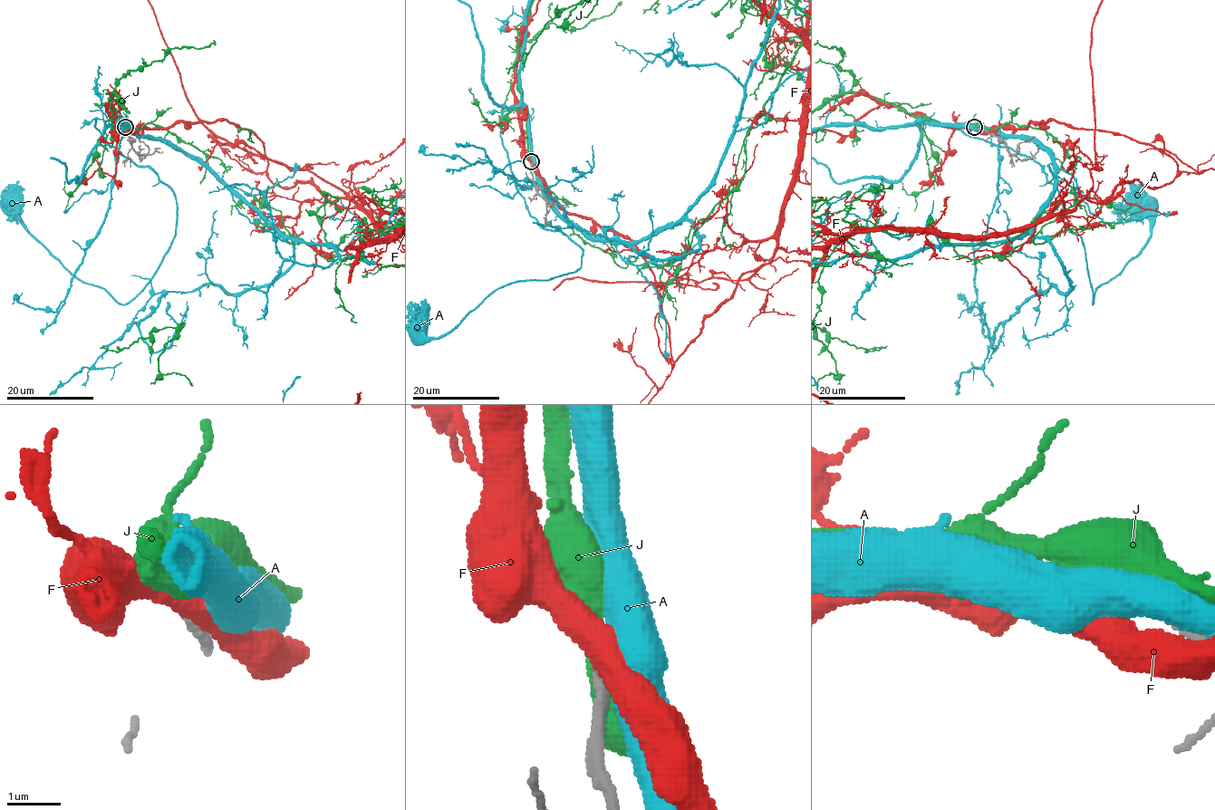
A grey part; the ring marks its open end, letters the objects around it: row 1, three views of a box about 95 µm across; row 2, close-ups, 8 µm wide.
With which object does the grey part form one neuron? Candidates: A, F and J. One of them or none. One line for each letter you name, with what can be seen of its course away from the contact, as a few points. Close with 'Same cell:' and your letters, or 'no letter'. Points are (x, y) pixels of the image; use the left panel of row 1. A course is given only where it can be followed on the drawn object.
Same cell: J

